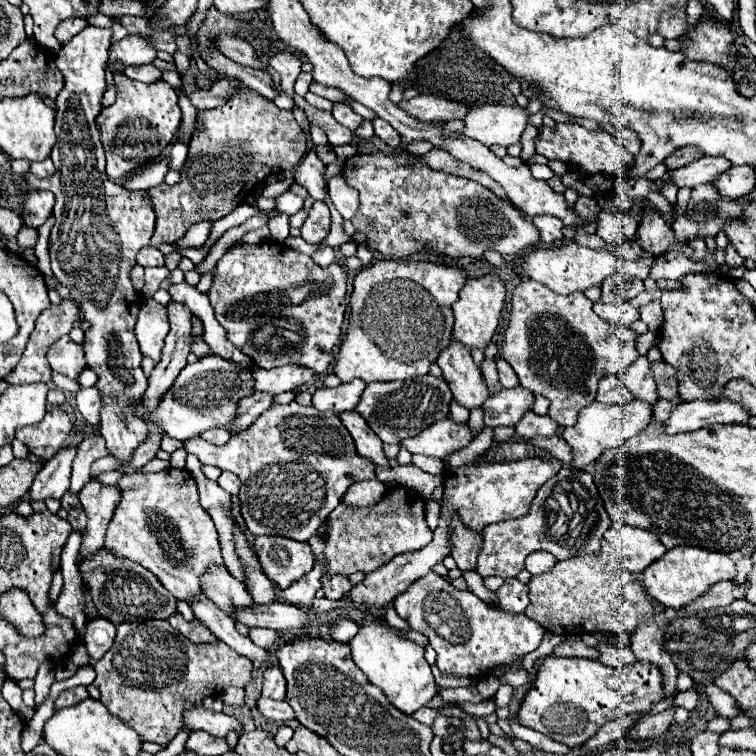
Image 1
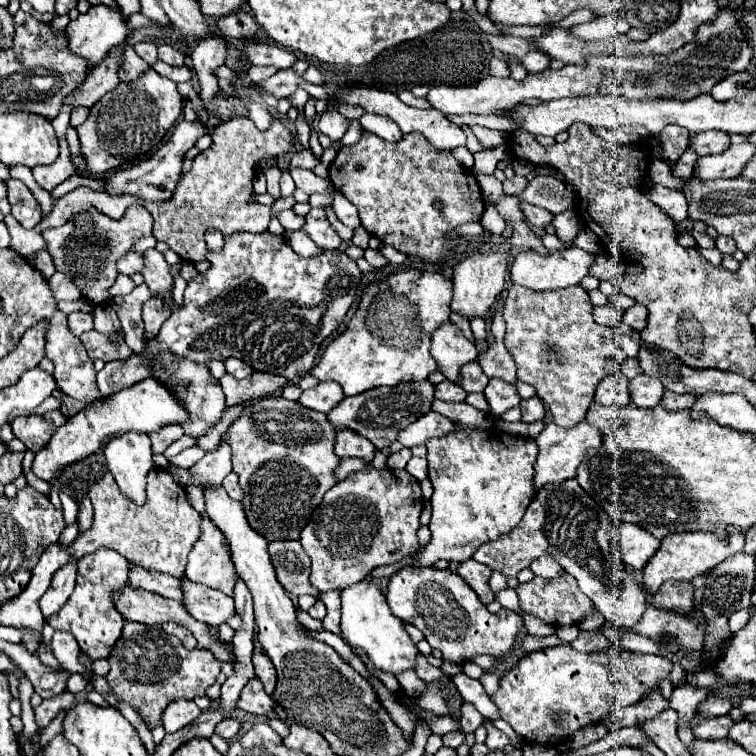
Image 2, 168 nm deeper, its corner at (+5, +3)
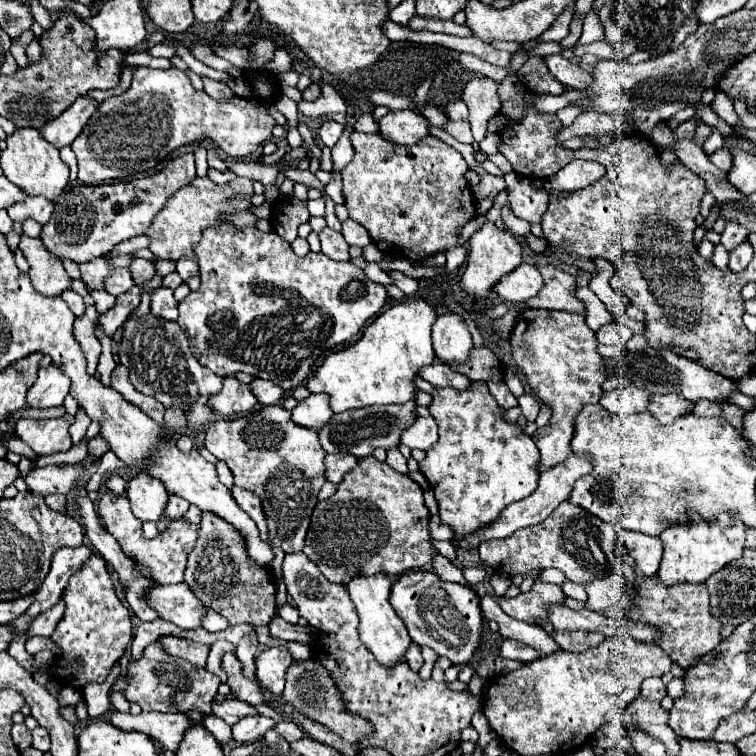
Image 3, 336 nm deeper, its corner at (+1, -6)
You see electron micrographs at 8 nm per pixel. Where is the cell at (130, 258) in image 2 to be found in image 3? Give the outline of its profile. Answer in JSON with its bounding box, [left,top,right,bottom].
[106,268,134,296]

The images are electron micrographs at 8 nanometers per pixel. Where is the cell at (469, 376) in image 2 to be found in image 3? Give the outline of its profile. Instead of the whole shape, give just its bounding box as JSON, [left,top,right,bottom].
[420,364,474,390]

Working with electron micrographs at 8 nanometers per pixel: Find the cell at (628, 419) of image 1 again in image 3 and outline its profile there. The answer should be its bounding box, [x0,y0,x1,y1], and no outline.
[460,452,592,548]

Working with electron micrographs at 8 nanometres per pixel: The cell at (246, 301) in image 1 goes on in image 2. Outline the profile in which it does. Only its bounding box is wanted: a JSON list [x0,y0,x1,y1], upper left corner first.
[98,231,362,397]

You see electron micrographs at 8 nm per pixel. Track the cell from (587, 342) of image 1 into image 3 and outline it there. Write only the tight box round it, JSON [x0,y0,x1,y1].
[510,308,610,472]

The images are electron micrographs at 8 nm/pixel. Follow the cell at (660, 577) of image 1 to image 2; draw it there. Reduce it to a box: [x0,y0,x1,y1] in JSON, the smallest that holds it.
[644,525,744,593]

